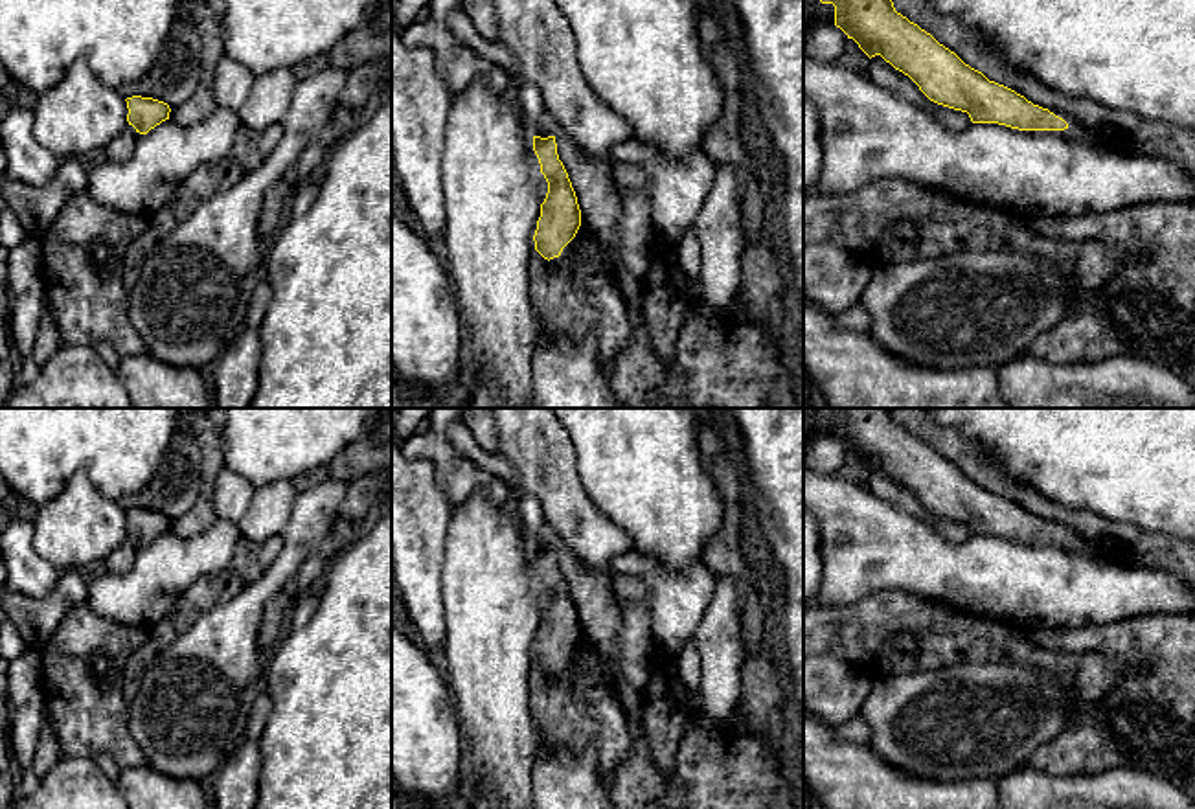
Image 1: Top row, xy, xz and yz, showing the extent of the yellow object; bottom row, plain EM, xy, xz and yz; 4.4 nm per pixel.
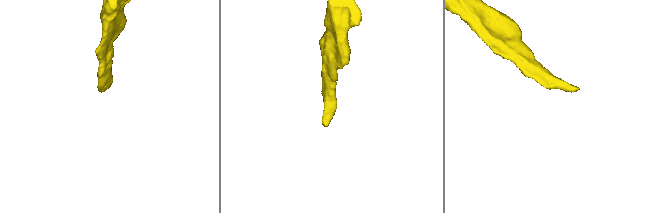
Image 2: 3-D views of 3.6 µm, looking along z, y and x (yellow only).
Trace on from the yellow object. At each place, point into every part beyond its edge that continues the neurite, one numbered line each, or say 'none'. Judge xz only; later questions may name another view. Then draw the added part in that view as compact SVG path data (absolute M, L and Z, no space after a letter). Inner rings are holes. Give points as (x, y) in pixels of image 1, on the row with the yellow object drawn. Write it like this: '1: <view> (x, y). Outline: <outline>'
1: xz (541, 186). Outline: M539 162L533 165L533 182L535 182L537 199L542 204L546 199L546 193L548 193L548 182L546 182L544 175L541 173Z

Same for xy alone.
1: xy (122, 148). Outline: M127 125L112 142L108 142L101 151L101 156L120 162L131 158L140 136L142 134L132 125Z

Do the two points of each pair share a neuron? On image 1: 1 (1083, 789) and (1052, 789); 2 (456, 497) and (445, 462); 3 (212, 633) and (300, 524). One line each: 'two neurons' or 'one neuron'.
1: one neuron
2: one neuron
3: one neuron

